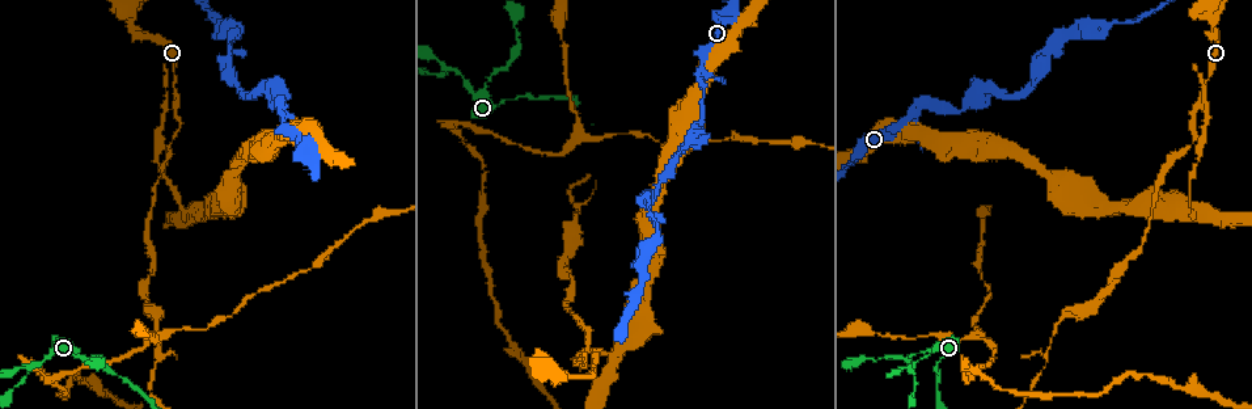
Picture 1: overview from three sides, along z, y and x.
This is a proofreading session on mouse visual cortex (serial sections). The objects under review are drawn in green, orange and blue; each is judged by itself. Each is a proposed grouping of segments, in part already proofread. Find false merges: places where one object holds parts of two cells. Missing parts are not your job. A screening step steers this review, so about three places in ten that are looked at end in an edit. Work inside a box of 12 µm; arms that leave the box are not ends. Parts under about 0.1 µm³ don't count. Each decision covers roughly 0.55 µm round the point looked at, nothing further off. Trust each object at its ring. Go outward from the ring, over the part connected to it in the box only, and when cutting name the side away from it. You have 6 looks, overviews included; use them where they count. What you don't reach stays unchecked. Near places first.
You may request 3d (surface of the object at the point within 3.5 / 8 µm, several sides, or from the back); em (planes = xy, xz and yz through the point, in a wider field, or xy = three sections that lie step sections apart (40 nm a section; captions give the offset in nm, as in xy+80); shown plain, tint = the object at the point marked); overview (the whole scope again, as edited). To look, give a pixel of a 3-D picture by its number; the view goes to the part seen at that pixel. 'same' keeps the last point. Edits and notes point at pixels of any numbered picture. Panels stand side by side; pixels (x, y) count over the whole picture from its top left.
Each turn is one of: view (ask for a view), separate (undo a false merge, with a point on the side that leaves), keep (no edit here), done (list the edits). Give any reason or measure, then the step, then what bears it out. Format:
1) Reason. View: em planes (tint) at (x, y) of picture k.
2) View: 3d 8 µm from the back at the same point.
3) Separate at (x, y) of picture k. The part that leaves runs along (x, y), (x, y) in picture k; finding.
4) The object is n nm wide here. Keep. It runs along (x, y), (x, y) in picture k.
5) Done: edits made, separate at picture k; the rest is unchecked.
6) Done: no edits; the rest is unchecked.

Branch point. View: 3d 3.5 µm at (30, 367) of picture 1.

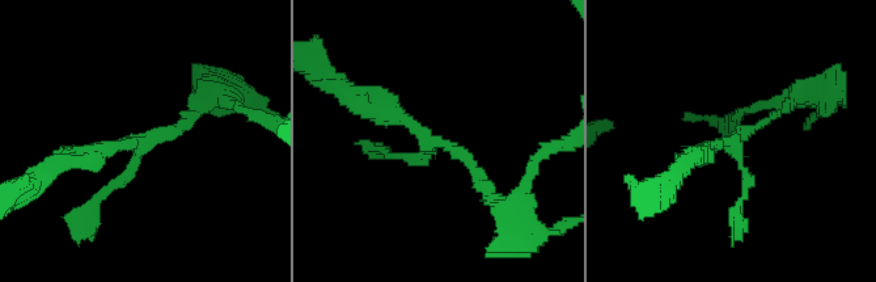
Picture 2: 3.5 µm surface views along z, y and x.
3 arms meet here; the arms are 100, 150, 250 nm wide; now the EM. View: em xy step 3 (tint) at (440, 145) of picture 2.

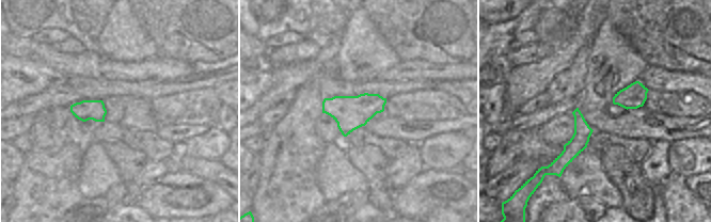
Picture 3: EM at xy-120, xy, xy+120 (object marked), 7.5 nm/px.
Another direction. View: em xy step 5 (tint) at the same point.

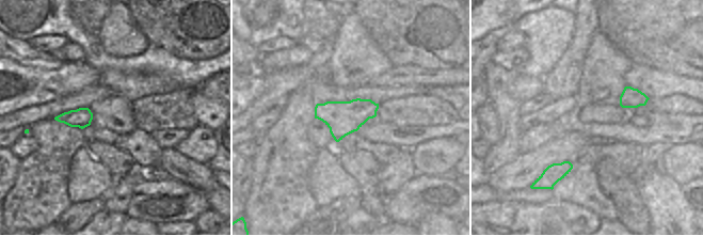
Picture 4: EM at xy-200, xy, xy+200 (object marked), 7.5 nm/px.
The object is 260 nm wide here. Keep. It runs along (492, 194), (461, 154), (368, 106) in picture 2; all the same cell.

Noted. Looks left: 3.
Sharp bend. View: 3d 3.5 µm at (702, 127) of picture 1.

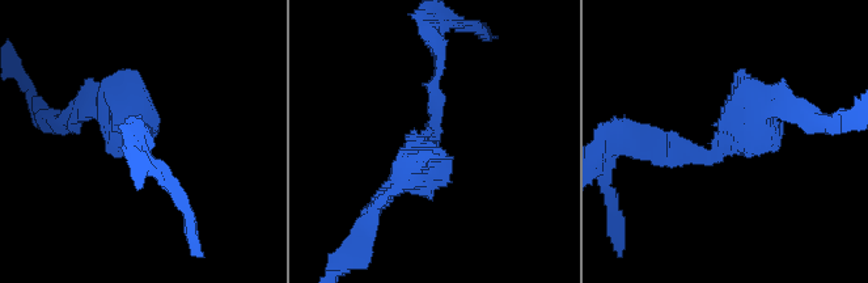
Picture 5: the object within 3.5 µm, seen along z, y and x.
View: em xy step 3 (tint) at (435, 141) of picture 5.

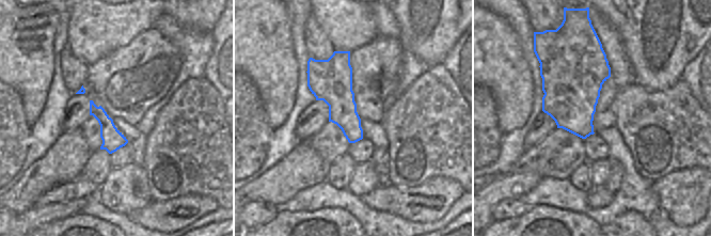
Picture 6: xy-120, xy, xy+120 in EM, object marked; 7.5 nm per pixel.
The object is 240 nm wide here. Keep. It runs along (437, 64), (434, 144), (389, 191) in picture 5; all the same cell.

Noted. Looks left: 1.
Done: no edits; the rest is unchecked.

